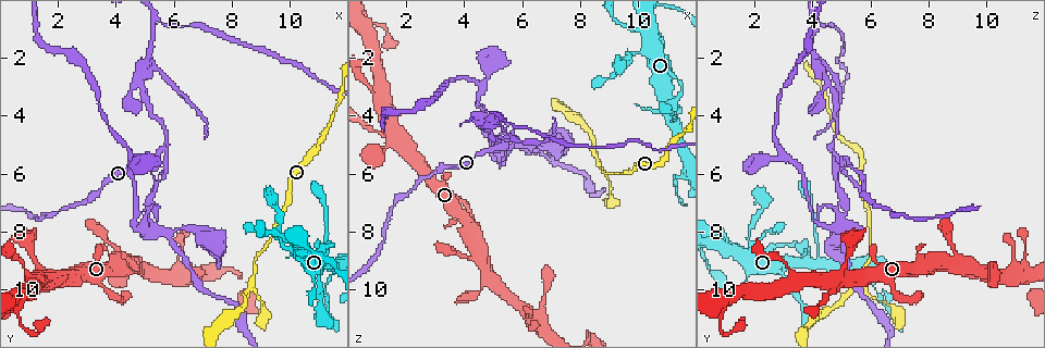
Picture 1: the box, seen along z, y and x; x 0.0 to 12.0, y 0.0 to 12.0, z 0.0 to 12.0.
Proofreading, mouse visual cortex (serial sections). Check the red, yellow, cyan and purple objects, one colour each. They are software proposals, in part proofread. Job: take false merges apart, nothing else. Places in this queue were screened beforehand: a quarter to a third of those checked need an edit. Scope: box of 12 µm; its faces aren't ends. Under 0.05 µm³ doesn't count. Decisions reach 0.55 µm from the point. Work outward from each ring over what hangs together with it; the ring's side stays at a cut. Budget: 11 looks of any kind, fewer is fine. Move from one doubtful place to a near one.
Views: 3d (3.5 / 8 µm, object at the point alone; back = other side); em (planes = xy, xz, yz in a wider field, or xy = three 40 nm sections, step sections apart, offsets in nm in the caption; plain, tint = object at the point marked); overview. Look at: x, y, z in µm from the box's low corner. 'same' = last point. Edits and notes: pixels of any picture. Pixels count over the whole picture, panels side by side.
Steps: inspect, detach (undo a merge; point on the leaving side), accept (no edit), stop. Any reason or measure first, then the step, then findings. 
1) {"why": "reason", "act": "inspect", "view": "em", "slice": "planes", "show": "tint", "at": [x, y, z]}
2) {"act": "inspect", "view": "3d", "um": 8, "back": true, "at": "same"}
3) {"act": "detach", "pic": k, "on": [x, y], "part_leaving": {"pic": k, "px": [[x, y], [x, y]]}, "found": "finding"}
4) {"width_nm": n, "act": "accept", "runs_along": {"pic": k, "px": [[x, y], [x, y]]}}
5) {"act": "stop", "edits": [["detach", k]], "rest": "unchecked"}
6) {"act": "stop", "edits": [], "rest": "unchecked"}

{"why": "sudden change in width", "act": "inspect", "view": "3d", "um": 3.5, "at": [9.7, 8.4, 1.9]}

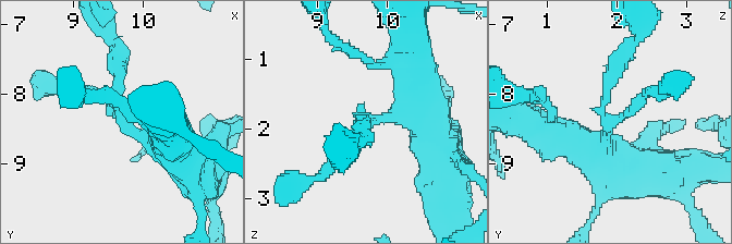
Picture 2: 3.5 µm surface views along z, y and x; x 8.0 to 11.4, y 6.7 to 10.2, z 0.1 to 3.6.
{"act": "inspect", "view": "em", "slice": "planes", "show": "tint", "at": [9.70, 8.40, 1.95]}

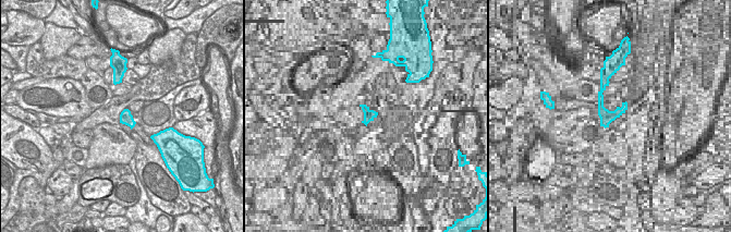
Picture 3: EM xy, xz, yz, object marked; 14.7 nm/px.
{"act": "accept", "found": "all the same cell"}

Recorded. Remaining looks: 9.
{"why": "three-way junction", "act": "inspect", "view": "3d", "um": 3.5, "at": [5.0, 7.5, 5.1]}

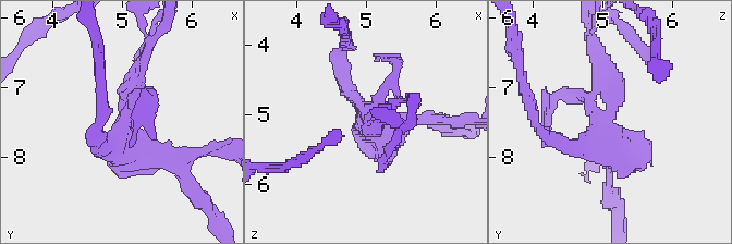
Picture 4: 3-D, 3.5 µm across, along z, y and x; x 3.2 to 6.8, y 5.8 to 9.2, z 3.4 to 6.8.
{"arms": 3, "arm_widths_nm": [200, 200, 350], "why": "shape alone is not enough", "act": "inspect", "view": "em", "slice": "xy", "step": 2, "show": "tint", "at": [5.00, 7.55, 5.00]}

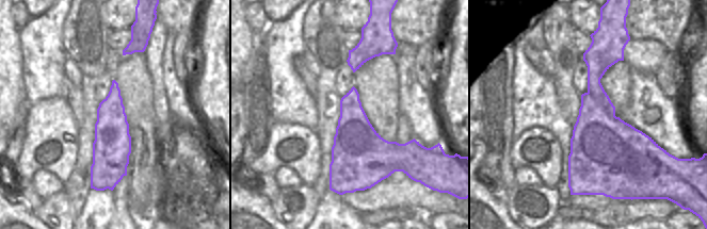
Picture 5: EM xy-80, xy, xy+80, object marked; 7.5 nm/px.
{"act": "detach", "pic": 4, "on": [134, 162], "border": {"pic": 5, "px": [[588, 92], [615, 117]]}, "found": "two cells meet here"}

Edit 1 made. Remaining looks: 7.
{"why": "redraw", "act": "inspect", "view": "overview"}

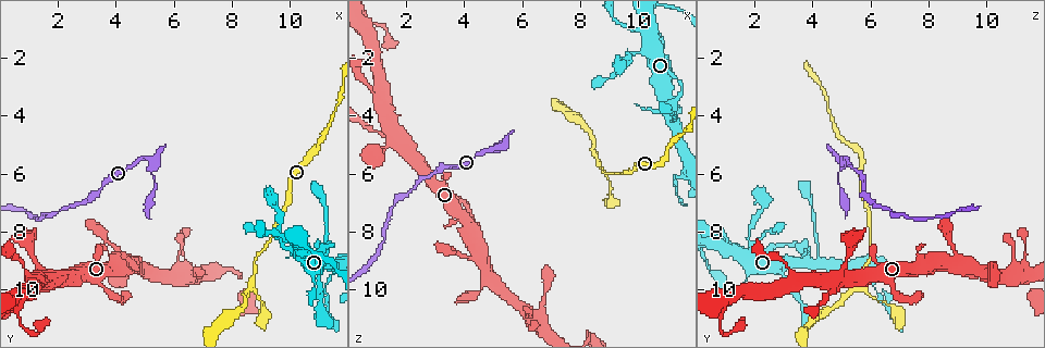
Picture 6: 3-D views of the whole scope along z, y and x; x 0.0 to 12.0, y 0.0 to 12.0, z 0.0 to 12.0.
{"why": "three-way junction", "act": "inspect", "view": "3d", "um": 3.5, "back": true, "at": [8.7, 9.8, 5.7]}

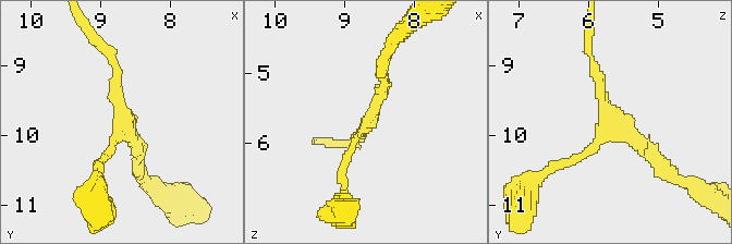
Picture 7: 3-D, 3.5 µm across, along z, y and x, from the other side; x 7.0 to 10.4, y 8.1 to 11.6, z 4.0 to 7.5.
{"arms": 3, "arm_widths_nm": [100, 150, 200], "why": "shape alone is not enough", "act": "inspect", "view": "em", "slice": "xy", "step": 2, "show": "tint", "at": [8.70, 9.75, 5.75]}

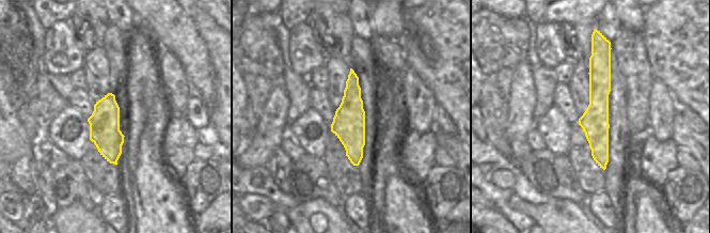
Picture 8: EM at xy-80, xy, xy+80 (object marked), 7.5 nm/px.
{"why": "cut it another way", "act": "inspect", "view": "em", "slice": "xy", "step": 3, "show": "tint", "at": "same"}

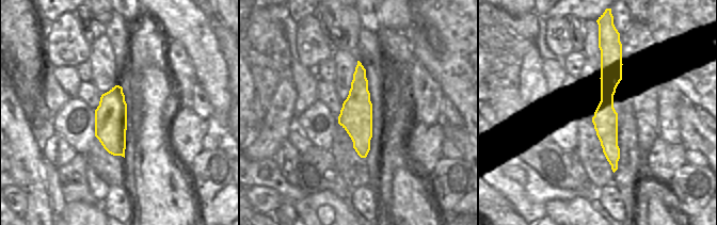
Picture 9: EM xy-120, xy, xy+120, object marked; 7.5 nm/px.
{"act": "accept", "found": "all the same cell"}

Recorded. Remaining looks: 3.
{"why": "side arm on a straight run", "act": "inspect", "view": "em", "slice": "xy", "step": 5, "show": "tint", "at": [11.1, 9.1, 4.2]}

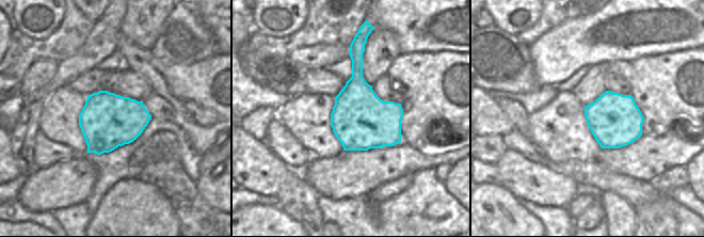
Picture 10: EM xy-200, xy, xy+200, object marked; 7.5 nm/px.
{"act": "inspect", "view": "3d", "um": 3.5, "at": "same"}

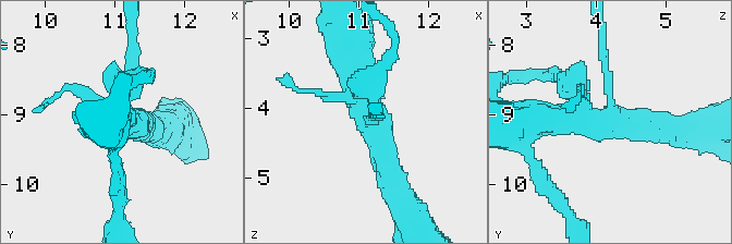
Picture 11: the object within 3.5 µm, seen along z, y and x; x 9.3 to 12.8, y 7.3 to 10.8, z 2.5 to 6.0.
{"act": "accept", "runs_along": {"pic": 11, "px": [[353, 53], [393, 187]]}, "found": "all the same cell"}

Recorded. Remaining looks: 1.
{"act": "stop", "edits": [["detach", 4]], "rest": "unchecked"}

